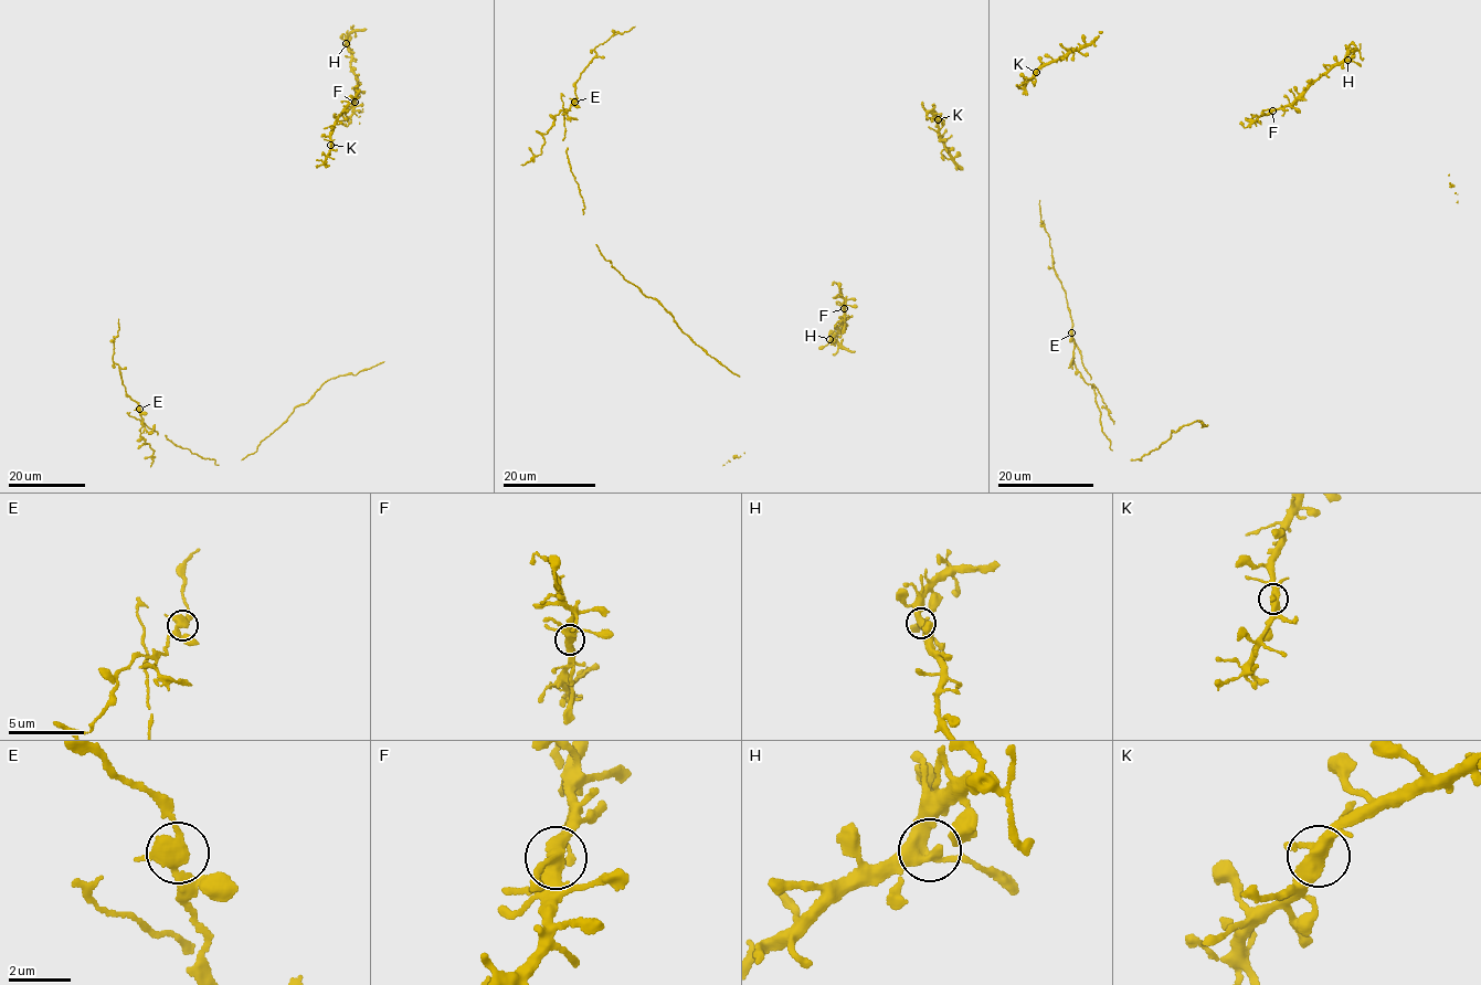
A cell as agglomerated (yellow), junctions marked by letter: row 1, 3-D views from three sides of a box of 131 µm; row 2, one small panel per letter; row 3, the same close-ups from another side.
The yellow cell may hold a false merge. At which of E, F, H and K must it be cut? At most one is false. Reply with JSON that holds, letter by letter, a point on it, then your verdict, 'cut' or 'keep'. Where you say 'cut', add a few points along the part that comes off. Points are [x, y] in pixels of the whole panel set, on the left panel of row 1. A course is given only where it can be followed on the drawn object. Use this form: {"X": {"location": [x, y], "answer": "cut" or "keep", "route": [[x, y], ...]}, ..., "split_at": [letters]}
{"E": {"location": [139, 409], "answer": "cut", "route": [[139, 410], [138, 403], [127, 394], [118, 366], [113, 359], [118, 318]]}, "F": {"location": [355, 102], "answer": "keep"}, "H": {"location": [346, 43], "answer": "keep"}, "K": {"location": [330, 145], "answer": "keep"}, "split_at": ["E"]}

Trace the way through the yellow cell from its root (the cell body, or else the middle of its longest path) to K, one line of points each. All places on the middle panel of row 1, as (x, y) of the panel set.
K: (942, 160), (944, 141), (938, 119)

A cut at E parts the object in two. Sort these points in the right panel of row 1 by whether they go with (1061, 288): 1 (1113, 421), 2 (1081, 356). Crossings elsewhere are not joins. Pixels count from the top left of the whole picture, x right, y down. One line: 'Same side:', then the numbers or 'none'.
Same side: 1

